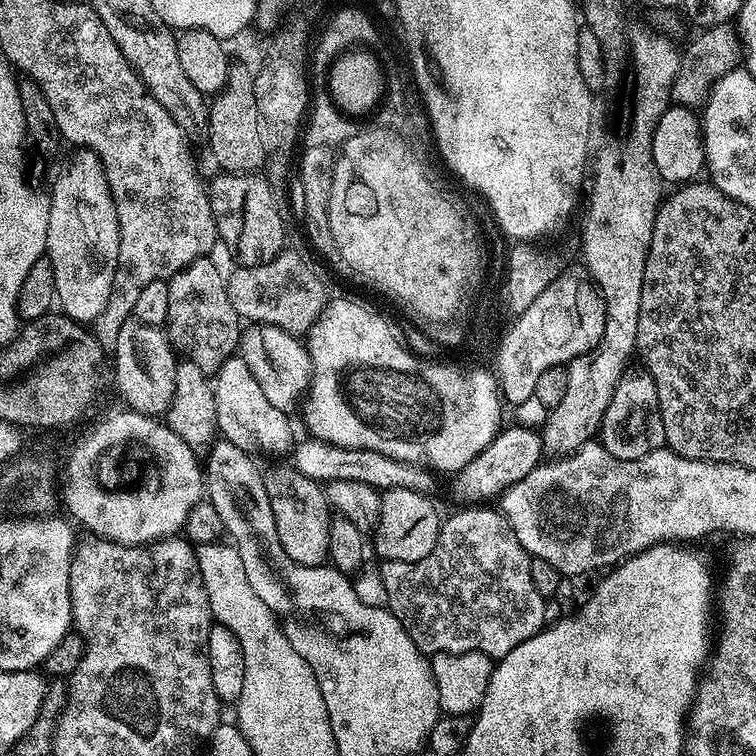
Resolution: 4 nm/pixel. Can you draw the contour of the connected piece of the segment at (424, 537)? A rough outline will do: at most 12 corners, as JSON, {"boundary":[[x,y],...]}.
{"boundary":[[380,492],[374,529],[381,561],[418,562],[442,516],[429,497]]}

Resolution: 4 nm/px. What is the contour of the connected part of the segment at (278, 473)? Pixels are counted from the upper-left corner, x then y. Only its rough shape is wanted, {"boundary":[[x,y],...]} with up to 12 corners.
{"boundary":[[295,466],[263,469],[282,550],[328,560],[327,491]]}

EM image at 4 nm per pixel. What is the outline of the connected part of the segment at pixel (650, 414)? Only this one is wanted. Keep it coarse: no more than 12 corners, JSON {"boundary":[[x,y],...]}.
{"boundary":[[647,368],[618,378],[598,440],[619,460],[665,447]]}

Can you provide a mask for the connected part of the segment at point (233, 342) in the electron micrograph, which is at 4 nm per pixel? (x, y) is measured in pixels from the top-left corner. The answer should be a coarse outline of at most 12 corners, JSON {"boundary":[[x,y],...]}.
{"boundary":[[200,256],[168,281],[169,344],[215,374],[242,321]]}

